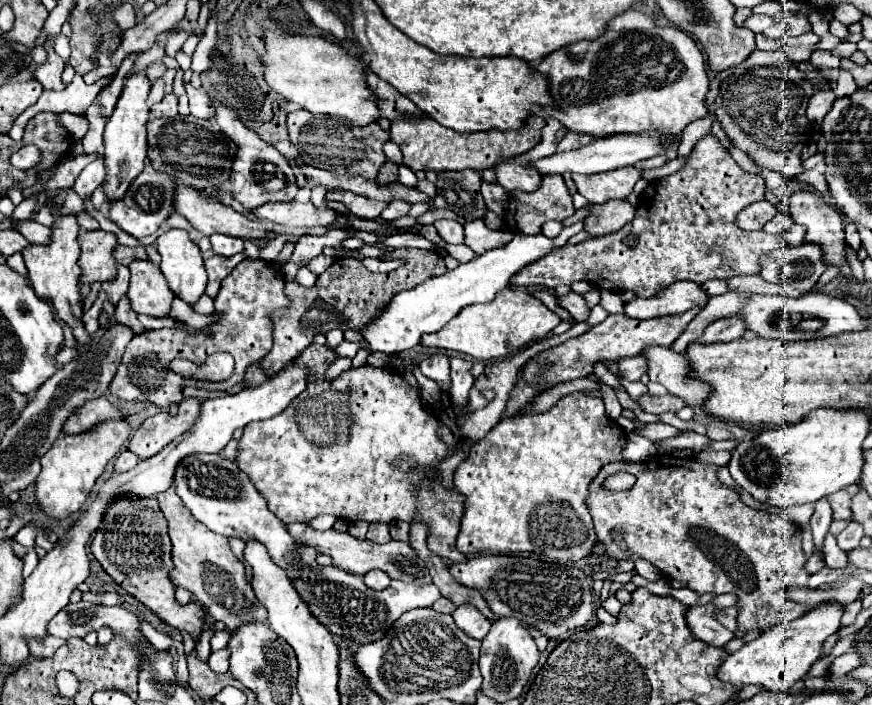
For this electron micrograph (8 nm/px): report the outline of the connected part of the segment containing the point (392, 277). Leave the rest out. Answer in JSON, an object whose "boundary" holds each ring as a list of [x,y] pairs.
{"boundary":[[[401,248],[395,250],[397,258],[403,258],[405,264],[389,274],[369,272],[355,258],[335,258],[333,264],[317,278],[313,288],[303,288],[297,282],[285,284],[285,294],[289,296],[289,310],[273,314],[273,348],[261,360],[261,370],[267,376],[277,374],[287,362],[297,358],[321,332],[327,334],[333,328],[341,330],[357,330],[363,328],[375,314],[379,314],[385,304],[401,290],[415,288],[427,278],[441,276],[447,268],[443,258],[437,252],[417,250],[417,248]]]}

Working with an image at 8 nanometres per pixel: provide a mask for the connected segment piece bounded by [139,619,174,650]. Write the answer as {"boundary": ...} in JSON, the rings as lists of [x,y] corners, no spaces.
{"boundary":[[[139,619],[139,626],[143,635],[158,650],[166,650],[173,647],[174,641],[166,634],[156,631],[150,624]]]}

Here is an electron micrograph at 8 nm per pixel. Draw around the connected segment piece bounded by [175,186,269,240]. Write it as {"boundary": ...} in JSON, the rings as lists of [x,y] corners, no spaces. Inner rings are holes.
{"boundary":[[[177,186],[175,212],[183,214],[191,222],[191,226],[203,232],[205,236],[219,232],[247,240],[269,238],[269,230],[263,222],[249,220],[245,214],[235,212],[231,206],[207,200],[197,190],[191,190],[187,186]]]}

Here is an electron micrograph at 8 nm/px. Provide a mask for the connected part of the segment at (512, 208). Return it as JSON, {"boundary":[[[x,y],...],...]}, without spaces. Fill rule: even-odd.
{"boundary":[[[543,176],[541,188],[537,192],[511,192],[509,194],[509,206],[505,214],[505,226],[515,234],[537,234],[541,232],[541,226],[547,220],[565,220],[575,212],[571,194],[563,182],[561,176]]]}

